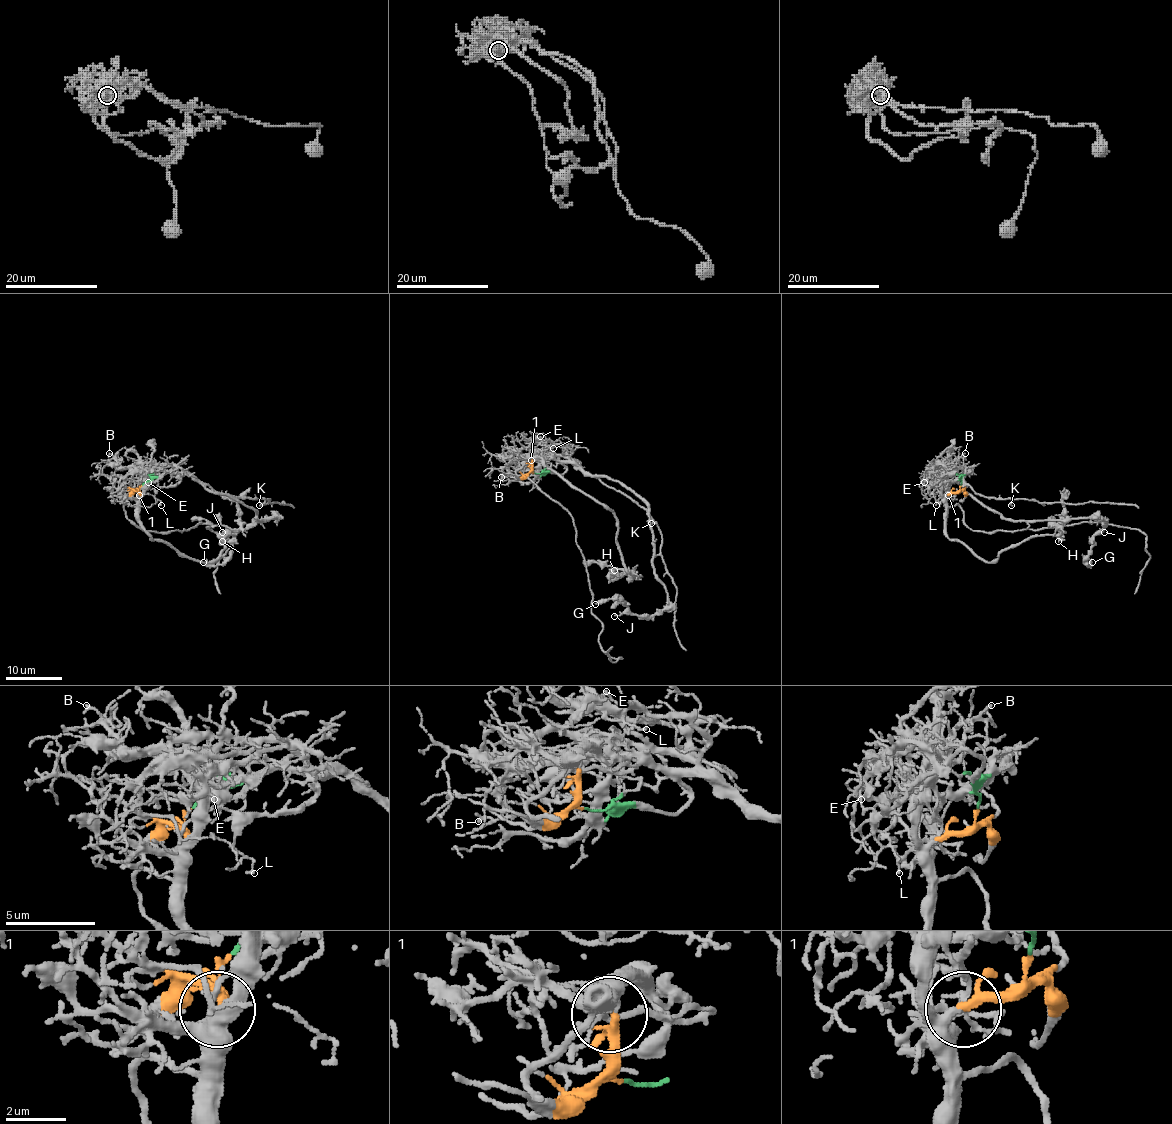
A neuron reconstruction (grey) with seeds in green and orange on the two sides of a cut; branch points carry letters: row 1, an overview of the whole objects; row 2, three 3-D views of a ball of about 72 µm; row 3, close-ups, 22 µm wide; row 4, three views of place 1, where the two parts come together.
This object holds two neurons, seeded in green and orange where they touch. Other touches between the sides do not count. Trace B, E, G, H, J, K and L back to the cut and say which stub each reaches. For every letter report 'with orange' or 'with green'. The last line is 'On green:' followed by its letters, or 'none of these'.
B: with orange
E: with green
G: with green
H: with orange
J: with green
K: with green
L: with green
On green: E, G, J, K, L

